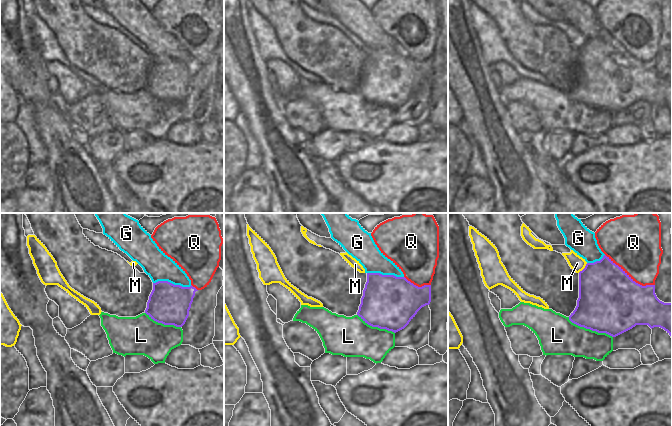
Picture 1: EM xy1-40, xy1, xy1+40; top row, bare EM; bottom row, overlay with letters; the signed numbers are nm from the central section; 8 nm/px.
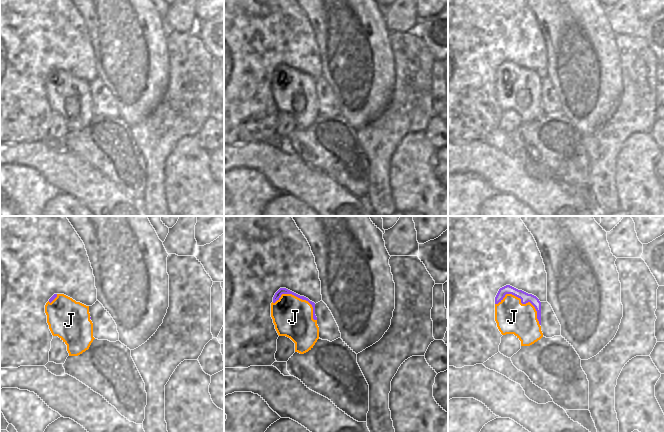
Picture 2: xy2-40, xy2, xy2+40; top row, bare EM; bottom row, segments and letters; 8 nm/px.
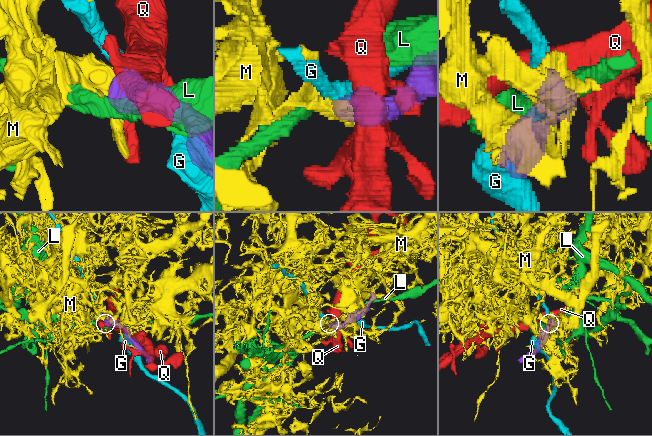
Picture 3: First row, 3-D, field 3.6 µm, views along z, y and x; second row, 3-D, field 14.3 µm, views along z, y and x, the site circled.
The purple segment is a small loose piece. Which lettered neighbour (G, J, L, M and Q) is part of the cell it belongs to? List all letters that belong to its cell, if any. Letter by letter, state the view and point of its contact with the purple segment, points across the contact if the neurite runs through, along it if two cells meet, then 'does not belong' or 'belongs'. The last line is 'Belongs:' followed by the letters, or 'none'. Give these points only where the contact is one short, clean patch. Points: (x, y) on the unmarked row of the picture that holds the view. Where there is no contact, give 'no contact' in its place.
G: contact xy1-40 (171, 59); does not belong
J: contact xy2+40 (522, 79); belongs
L: contact xy1+40 (590, 105); does not belong
M: contact xy1+40 (584, 44); does not belong
Q: contact xy1+40 (630, 53); does not belong
Belongs: J

